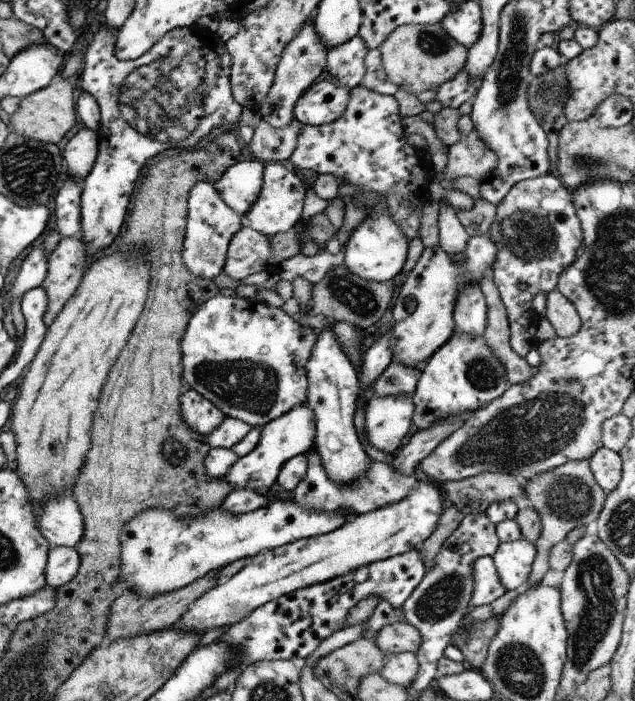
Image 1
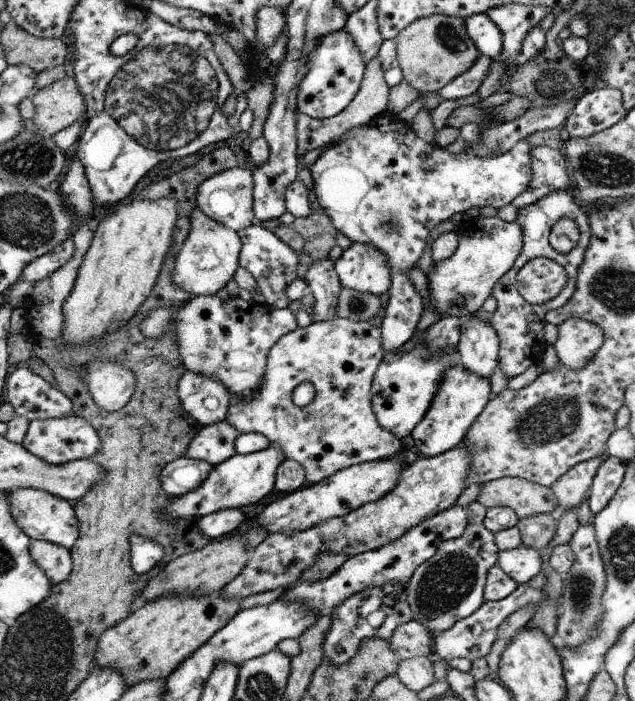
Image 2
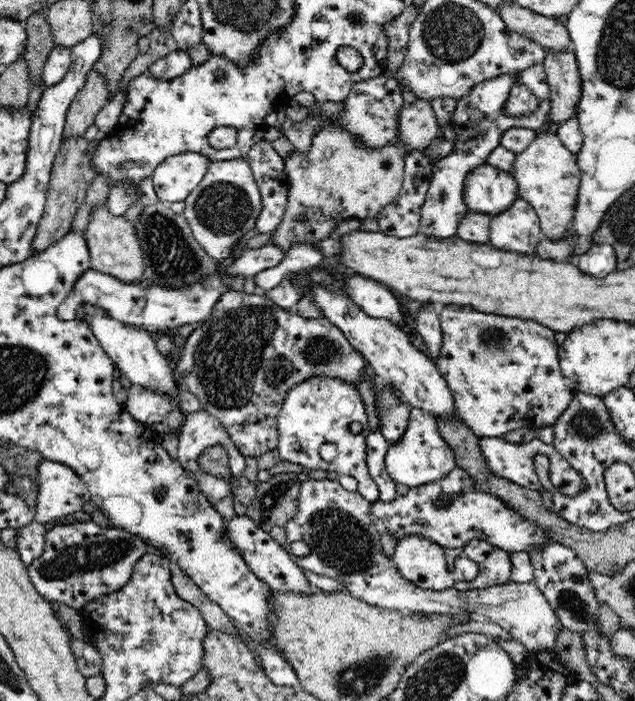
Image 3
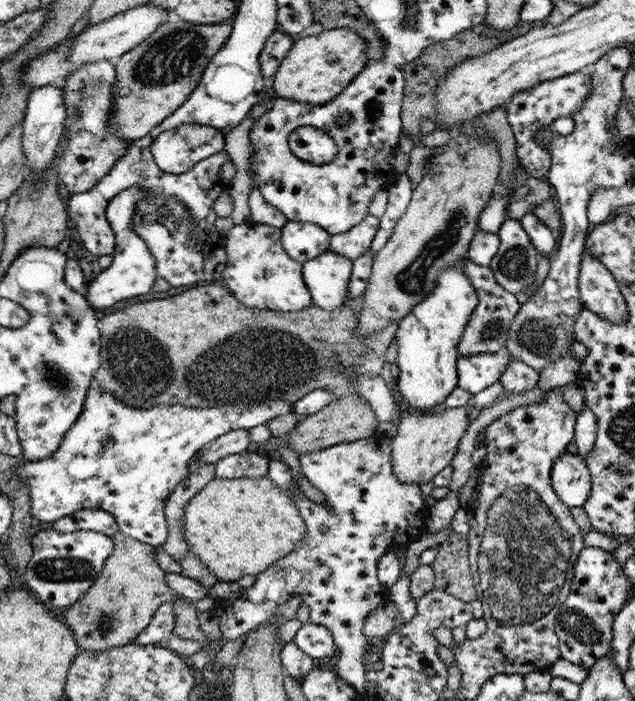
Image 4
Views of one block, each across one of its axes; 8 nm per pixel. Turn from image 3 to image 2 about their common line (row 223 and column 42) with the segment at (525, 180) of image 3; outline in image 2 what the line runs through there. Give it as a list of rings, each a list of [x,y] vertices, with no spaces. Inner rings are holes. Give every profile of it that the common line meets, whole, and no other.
[[[32,540],[29,544],[29,556],[33,558],[52,584],[67,580],[73,568],[69,550],[49,541]]]

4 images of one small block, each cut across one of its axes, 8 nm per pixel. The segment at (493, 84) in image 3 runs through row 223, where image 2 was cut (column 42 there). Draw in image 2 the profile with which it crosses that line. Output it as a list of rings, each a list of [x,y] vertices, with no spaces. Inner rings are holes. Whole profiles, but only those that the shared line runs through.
[[[73,415],[58,419],[30,421],[21,445],[37,458],[57,466],[79,459],[92,459],[101,450],[101,438],[92,424],[89,424],[84,418]]]

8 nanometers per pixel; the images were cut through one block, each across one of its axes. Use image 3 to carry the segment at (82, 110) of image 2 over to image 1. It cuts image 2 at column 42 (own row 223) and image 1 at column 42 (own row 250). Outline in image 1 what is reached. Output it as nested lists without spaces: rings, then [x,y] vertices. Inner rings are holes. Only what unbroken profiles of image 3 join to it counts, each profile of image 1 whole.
[[[64,79],[50,84],[49,88],[42,88],[41,92],[26,96],[22,99],[18,110],[10,116],[10,131],[25,138],[44,143],[60,144],[67,132],[76,124],[77,105],[74,104],[74,90]]]

